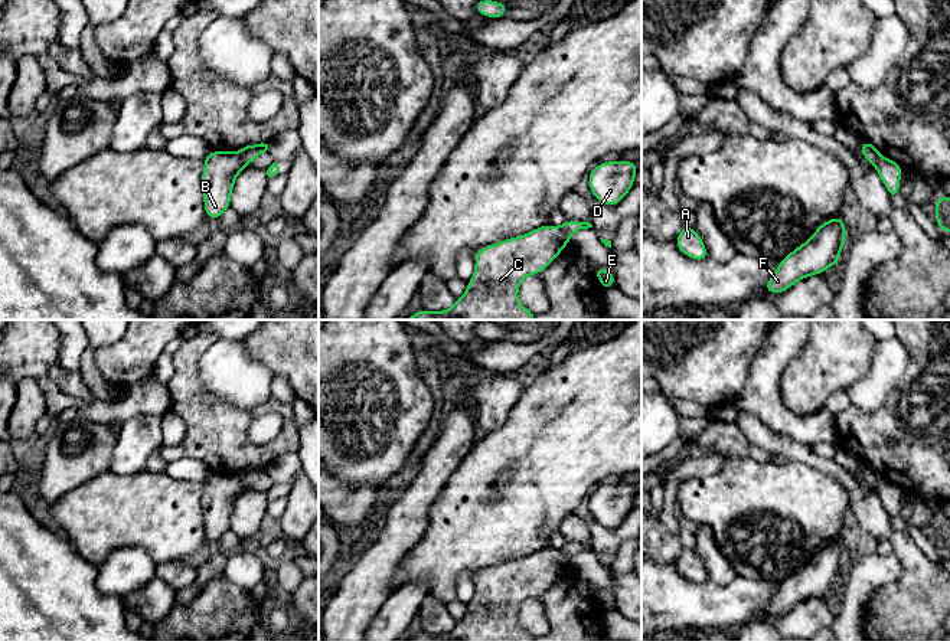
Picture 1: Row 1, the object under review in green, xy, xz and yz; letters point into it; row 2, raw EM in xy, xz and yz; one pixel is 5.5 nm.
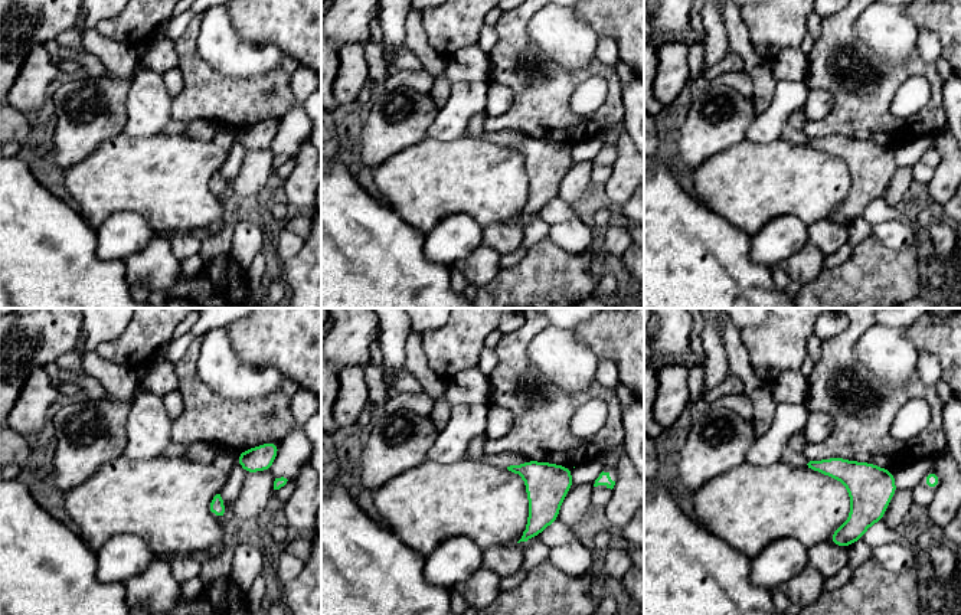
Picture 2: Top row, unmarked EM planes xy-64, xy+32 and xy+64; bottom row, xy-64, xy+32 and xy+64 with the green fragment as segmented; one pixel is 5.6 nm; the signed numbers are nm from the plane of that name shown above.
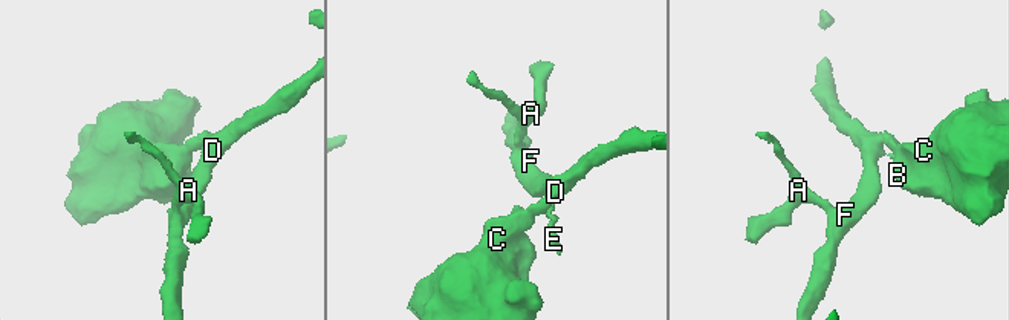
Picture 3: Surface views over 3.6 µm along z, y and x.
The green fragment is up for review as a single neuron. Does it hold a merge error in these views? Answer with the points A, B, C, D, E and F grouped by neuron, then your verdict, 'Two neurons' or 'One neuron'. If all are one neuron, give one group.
Groups: A D E F / B C. Two neurons

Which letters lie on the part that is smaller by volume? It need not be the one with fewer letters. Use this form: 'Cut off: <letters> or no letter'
Cut off: B, C

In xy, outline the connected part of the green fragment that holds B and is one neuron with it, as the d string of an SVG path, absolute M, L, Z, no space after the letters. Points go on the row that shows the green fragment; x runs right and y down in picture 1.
M212 150L203 160L203 205L208 220L212 220L229 210L235 180L245 164L235 151Z

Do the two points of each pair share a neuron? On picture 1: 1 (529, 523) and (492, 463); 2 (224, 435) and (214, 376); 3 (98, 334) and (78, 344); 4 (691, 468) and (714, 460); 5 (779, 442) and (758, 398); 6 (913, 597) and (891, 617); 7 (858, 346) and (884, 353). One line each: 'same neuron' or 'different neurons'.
1: same neuron
2: different neurons
3: different neurons
4: same neuron
5: different neurons
6: same neuron
7: different neurons

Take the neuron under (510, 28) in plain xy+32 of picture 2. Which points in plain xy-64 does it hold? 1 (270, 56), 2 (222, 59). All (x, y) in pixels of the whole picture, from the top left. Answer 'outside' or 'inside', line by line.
1: outside
2: outside

